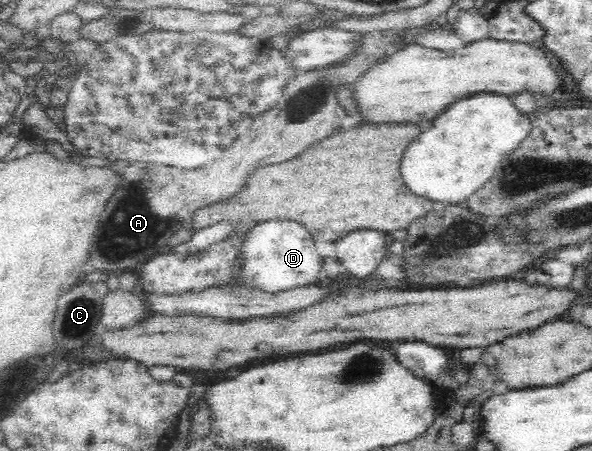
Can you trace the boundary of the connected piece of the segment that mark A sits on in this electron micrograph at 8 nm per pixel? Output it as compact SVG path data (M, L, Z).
M365 34L364 47L350 60L342 65L330 68L312 70L309 72L300 72L294 76L290 83L287 83L286 89L277 101L277 104L264 112L262 115L256 116L251 128L247 131L247 136L241 136L233 143L231 148L225 152L225 160L215 160L211 164L205 164L203 168L197 170L189 170L189 172L175 172L173 176L173 167L165 168L155 163L131 162L129 168L124 168L123 186L119 190L127 190L125 198L121 200L121 204L117 204L117 192L115 196L109 200L106 210L101 218L101 228L95 232L95 240L93 246L99 254L99 258L105 260L105 268L107 274L125 274L127 268L135 268L140 264L147 264L153 258L156 258L160 252L166 250L166 244L169 238L176 234L180 228L190 226L195 212L199 212L203 208L215 204L225 199L233 197L244 187L246 178L257 168L263 168L267 164L277 164L283 160L289 160L293 156L297 156L299 152L303 152L309 144L319 142L323 138L327 138L339 129L339 122L344 114L344 108L338 106L335 98L335 88L338 83L351 84L355 82L365 68L374 60L385 56L382 49L378 47L379 42L370 34Z

